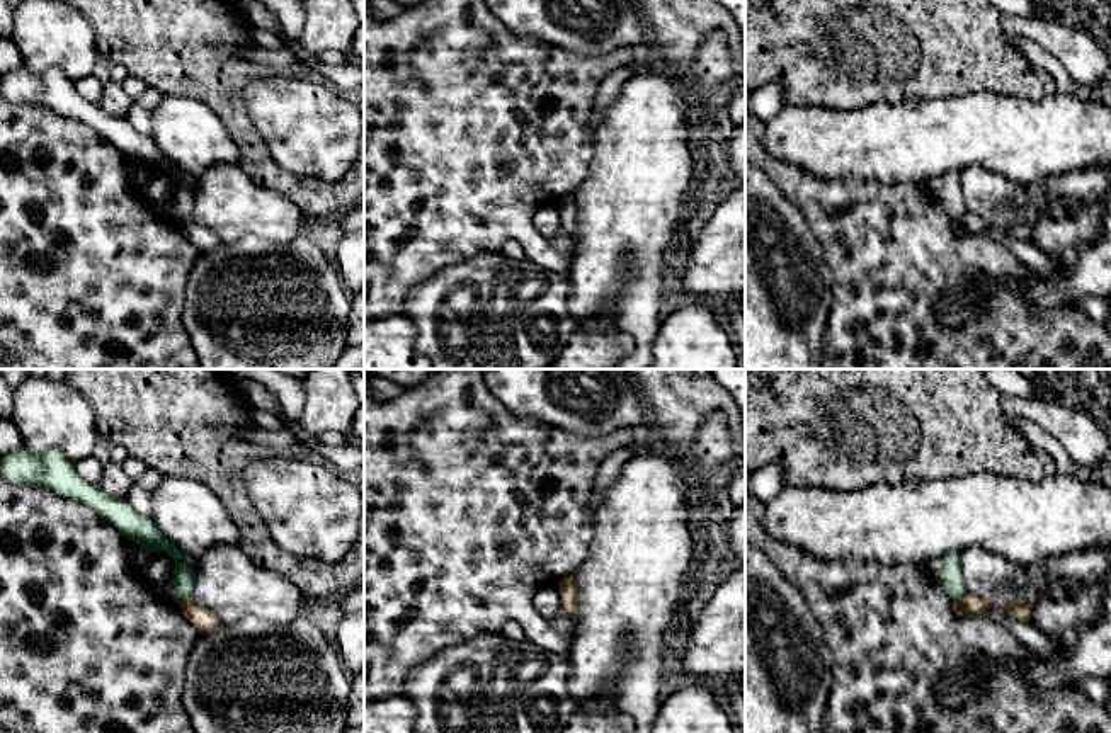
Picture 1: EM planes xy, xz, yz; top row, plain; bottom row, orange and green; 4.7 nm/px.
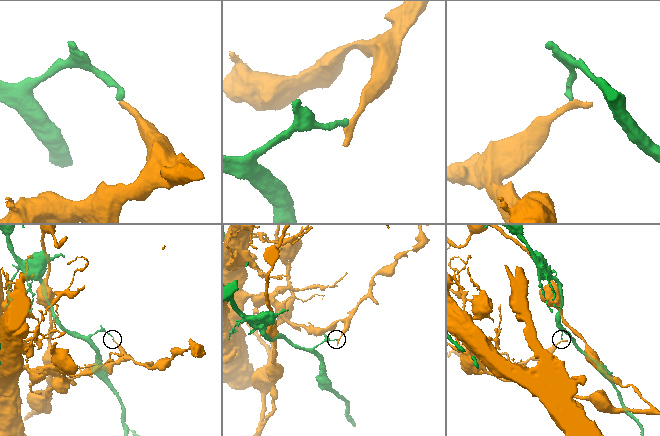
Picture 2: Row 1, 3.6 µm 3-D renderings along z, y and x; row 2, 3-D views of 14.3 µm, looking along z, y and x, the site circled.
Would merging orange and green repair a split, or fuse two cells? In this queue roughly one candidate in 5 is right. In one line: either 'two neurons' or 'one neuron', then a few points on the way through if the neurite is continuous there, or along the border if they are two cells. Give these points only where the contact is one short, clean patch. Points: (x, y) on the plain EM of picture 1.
two neurons

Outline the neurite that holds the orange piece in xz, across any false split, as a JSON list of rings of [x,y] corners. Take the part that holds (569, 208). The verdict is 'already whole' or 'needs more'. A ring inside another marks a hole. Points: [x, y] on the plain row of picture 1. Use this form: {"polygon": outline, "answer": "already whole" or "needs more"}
{"polygon": [[[575,192],[565,197],[565,201],[560,204],[560,213],[563,231],[573,241],[577,238],[577,224],[578,224],[578,199]]], "answer": "already whole"}

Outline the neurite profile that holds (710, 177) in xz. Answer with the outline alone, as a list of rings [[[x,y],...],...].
[[[698,163],[698,173],[689,199],[701,190],[718,190],[725,184],[721,167],[713,163]]]

